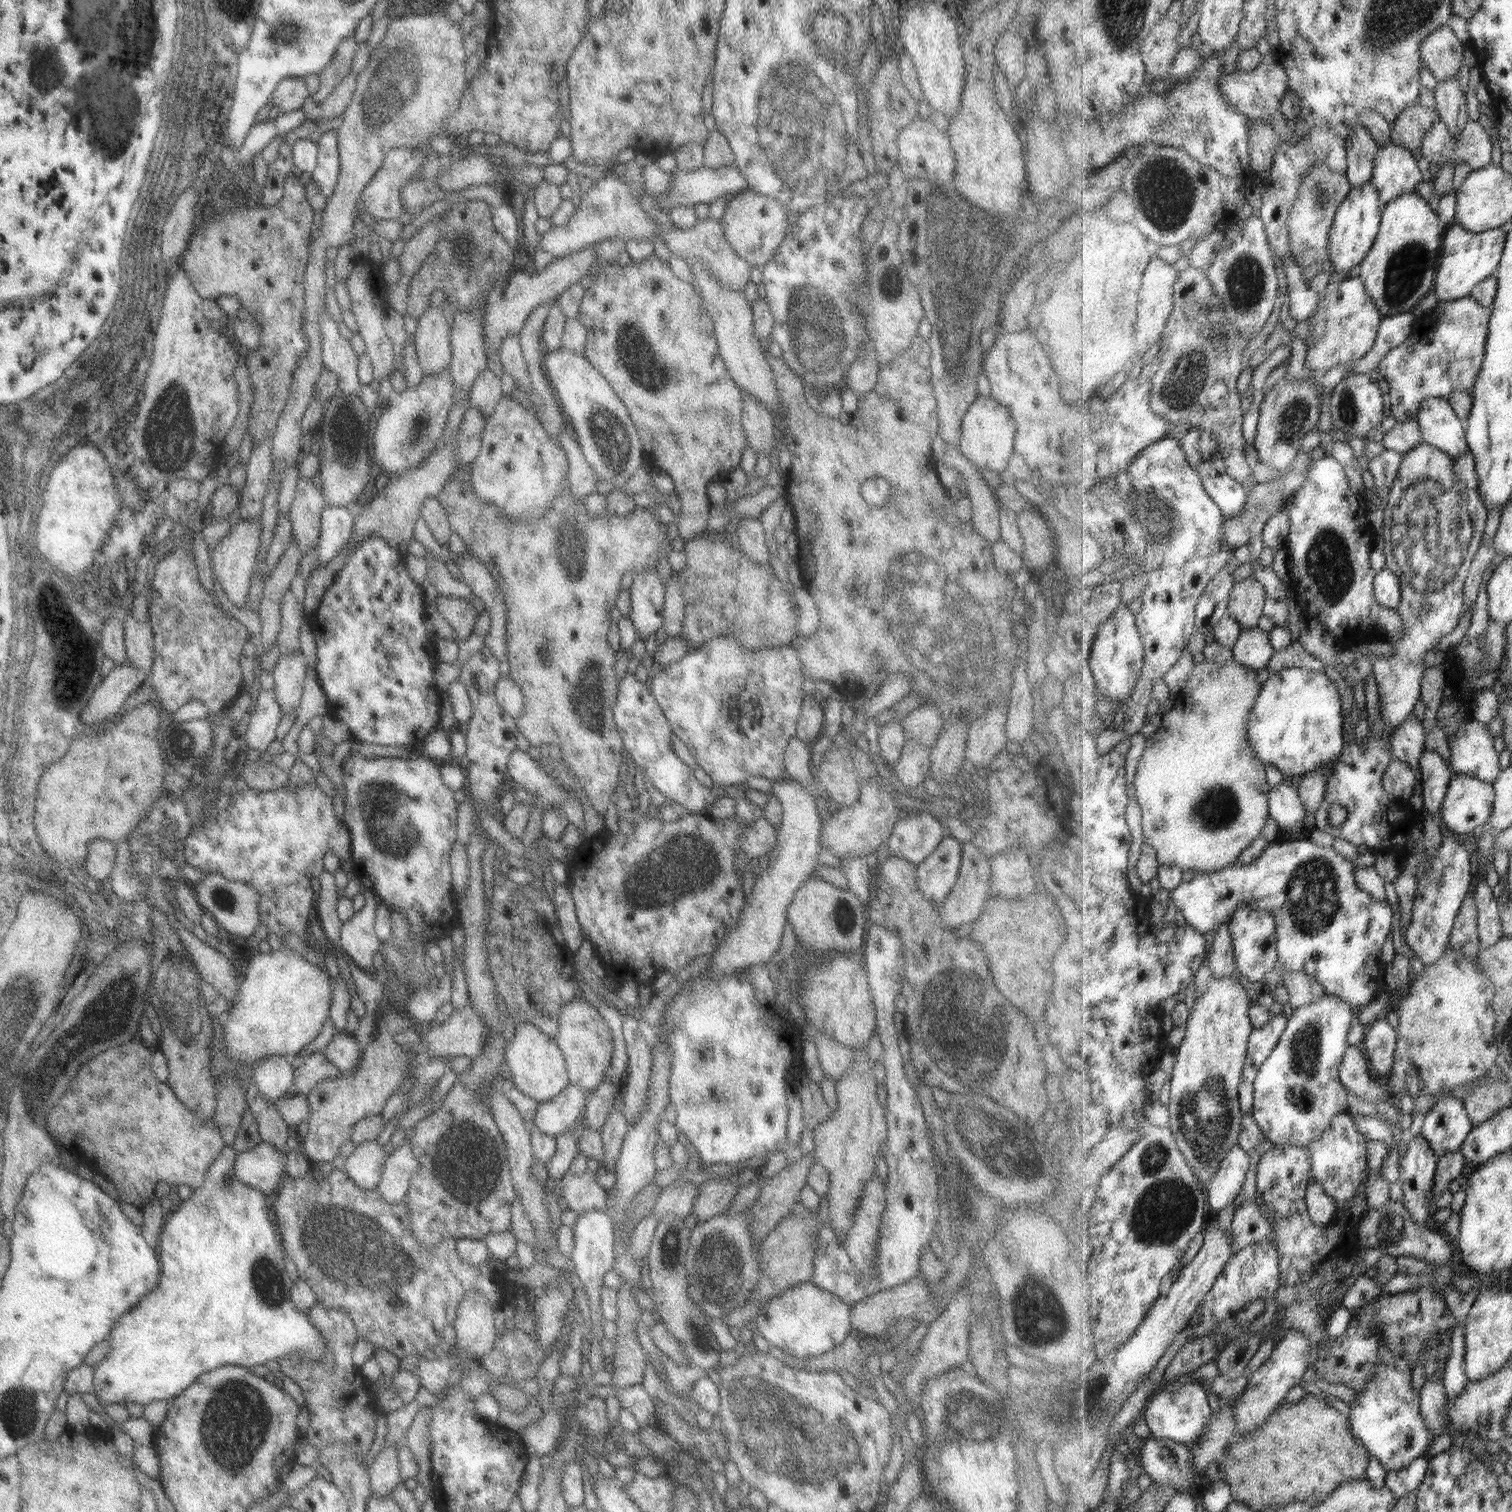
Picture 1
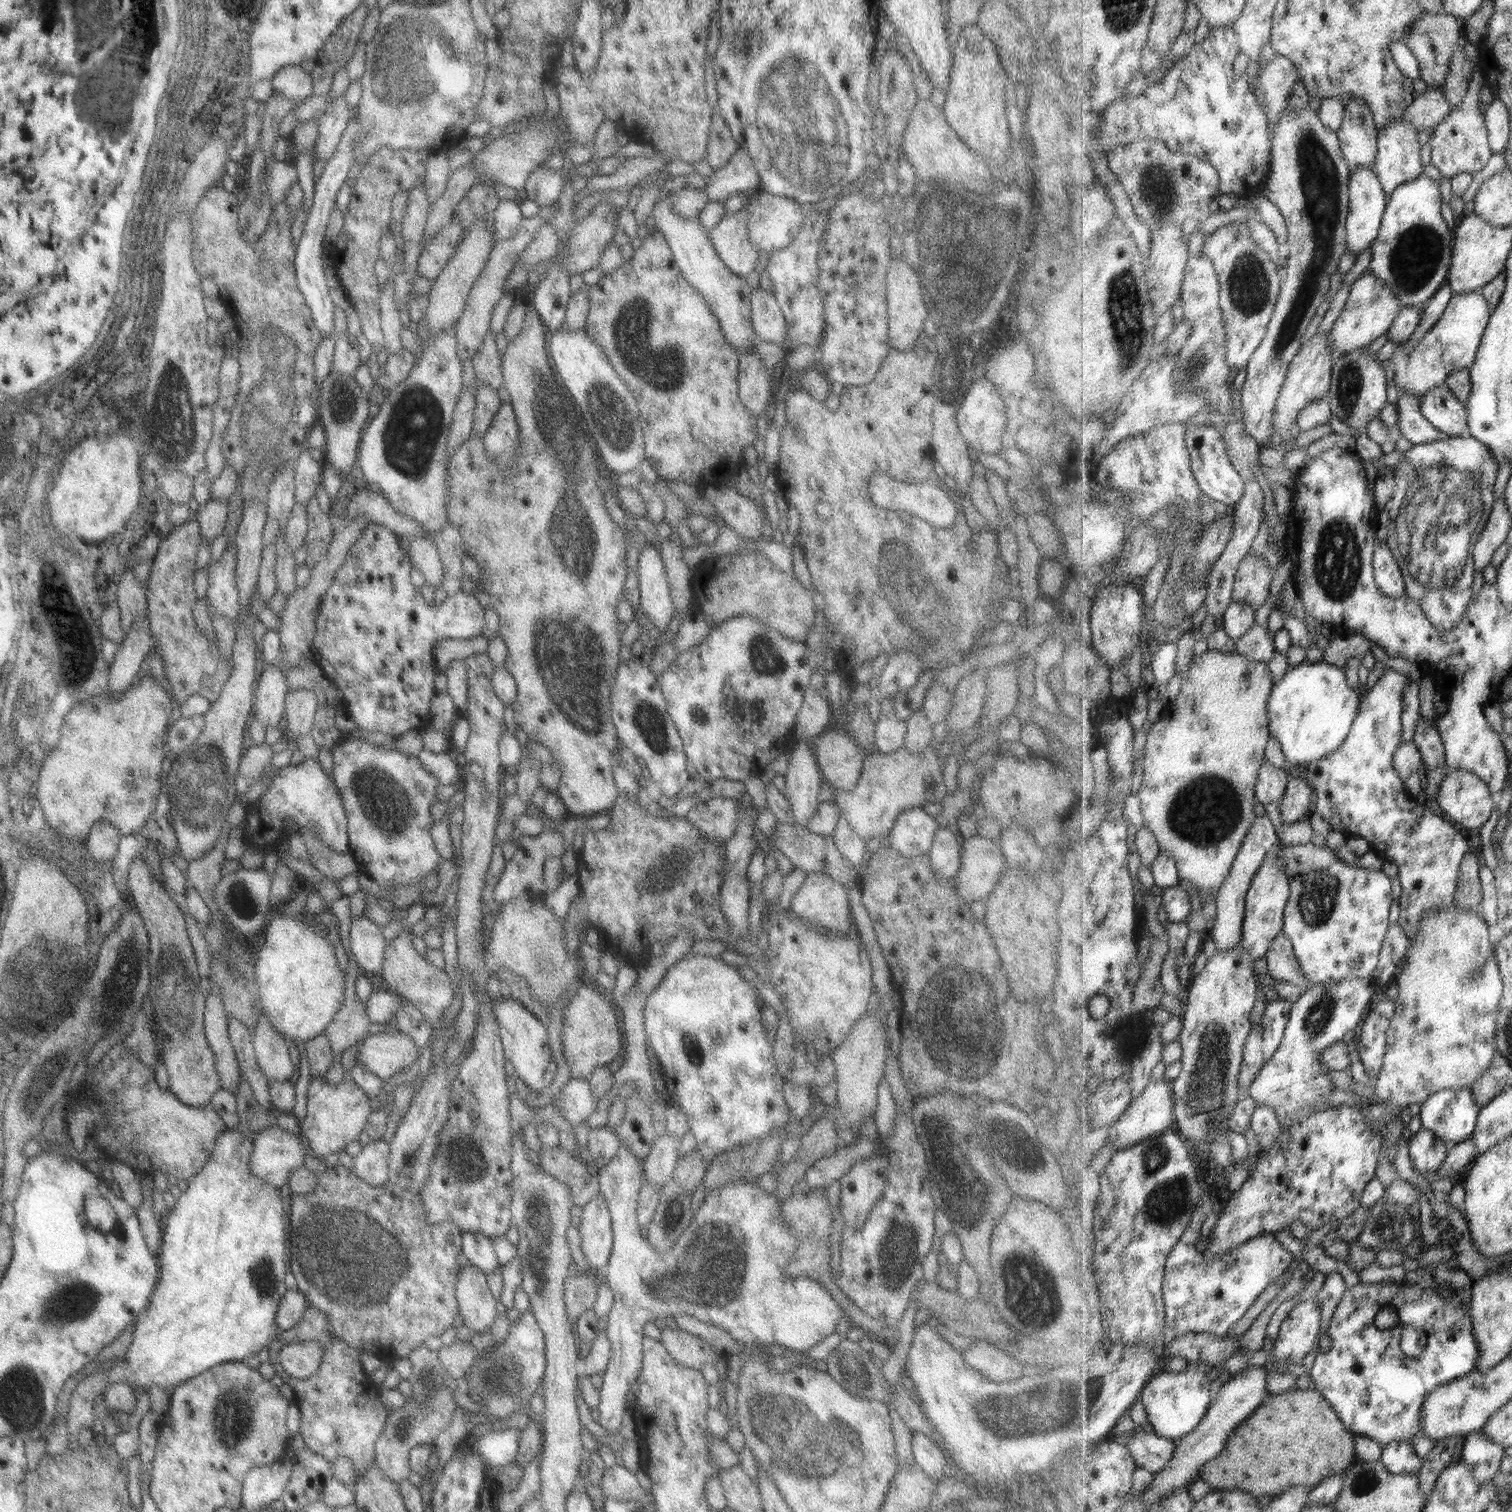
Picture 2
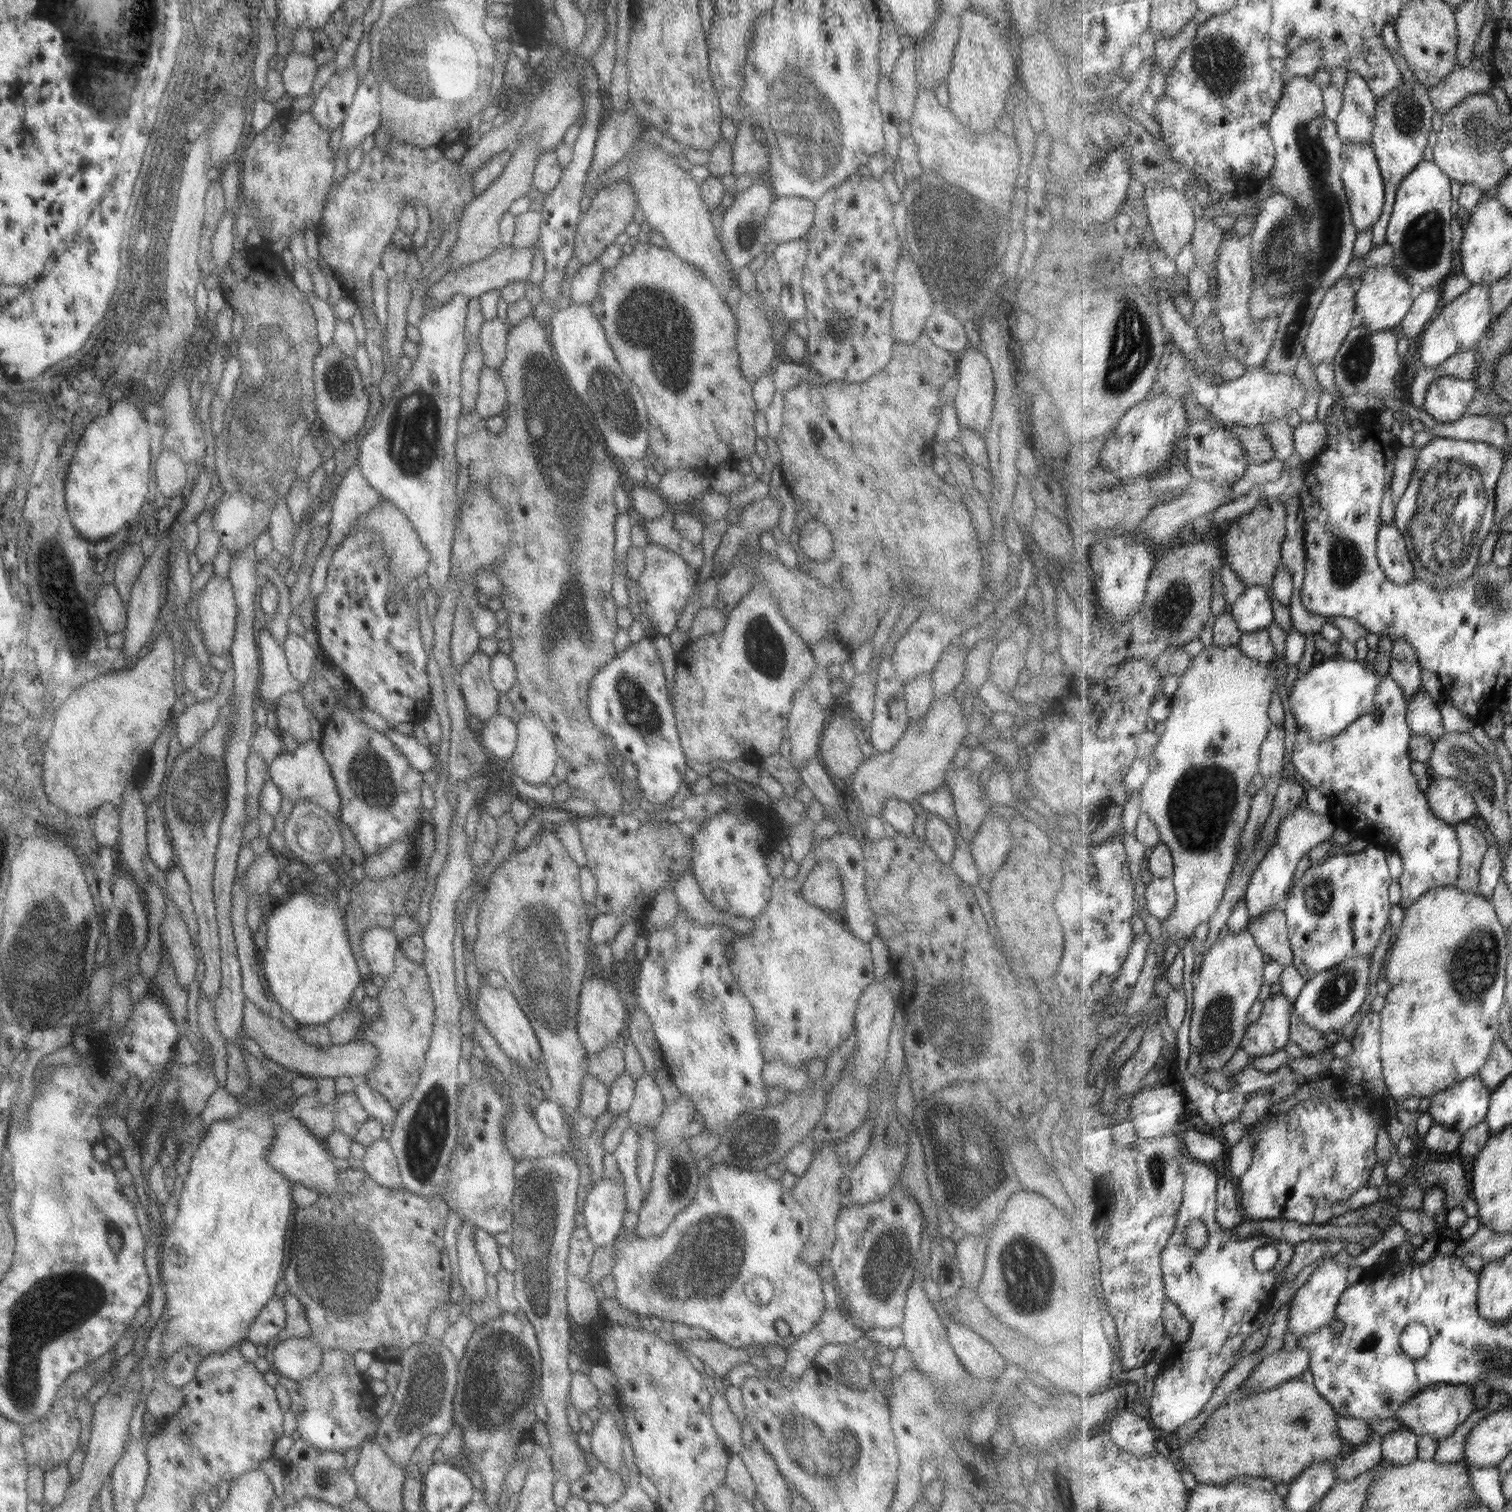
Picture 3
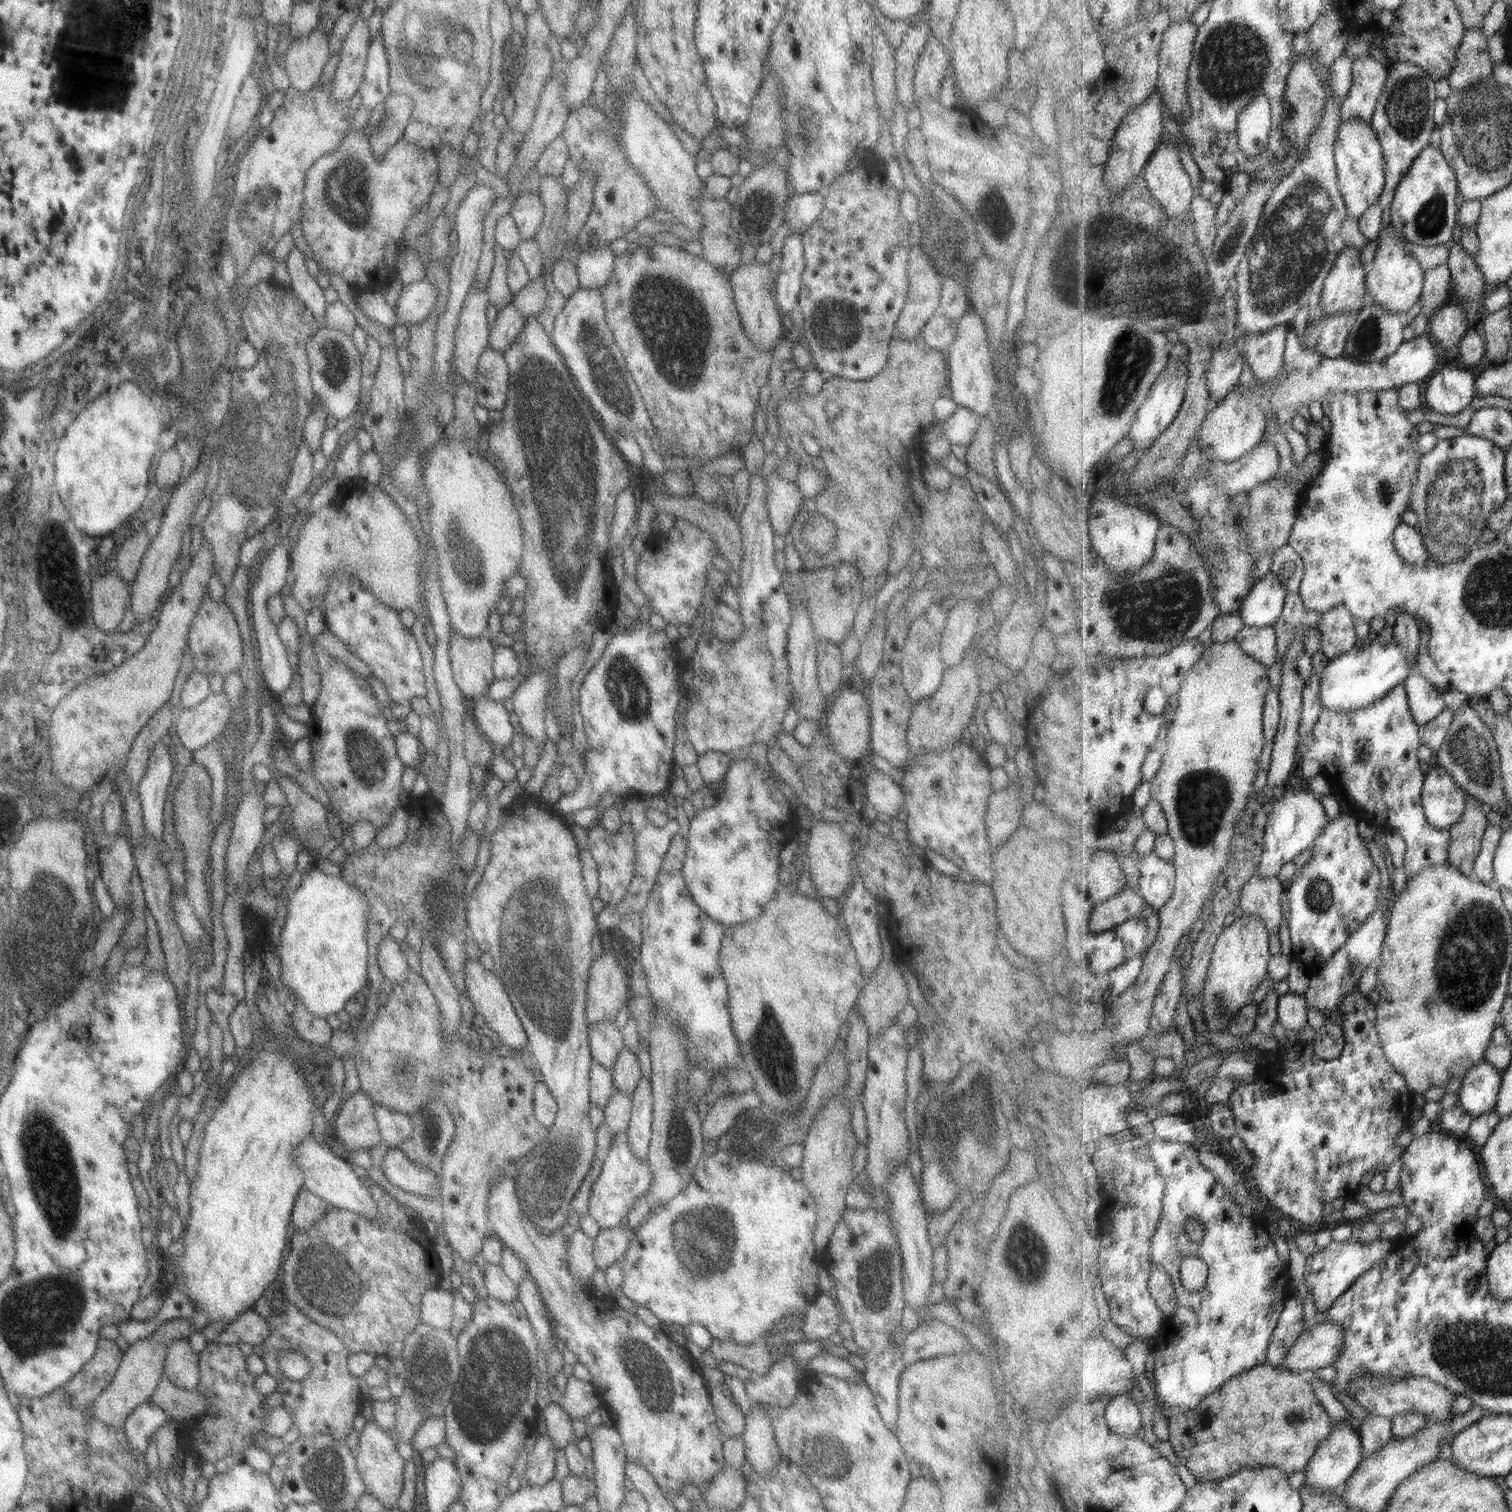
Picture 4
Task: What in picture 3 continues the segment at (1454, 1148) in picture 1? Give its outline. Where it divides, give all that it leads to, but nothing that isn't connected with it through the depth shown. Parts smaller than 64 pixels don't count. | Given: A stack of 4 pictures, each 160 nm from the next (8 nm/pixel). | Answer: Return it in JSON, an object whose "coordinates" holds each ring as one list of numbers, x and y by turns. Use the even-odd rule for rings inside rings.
{"coordinates":[[1479,1076,1456,1083,1430,1098,1428,1109,1433,1124,1467,1132,1485,1121,1493,1091]]}

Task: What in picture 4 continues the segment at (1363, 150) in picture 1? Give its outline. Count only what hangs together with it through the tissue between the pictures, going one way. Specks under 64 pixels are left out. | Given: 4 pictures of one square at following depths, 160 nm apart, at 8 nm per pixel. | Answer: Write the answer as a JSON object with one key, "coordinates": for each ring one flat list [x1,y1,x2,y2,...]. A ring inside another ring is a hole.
{"coordinates":[[1372,52,1354,60,1353,87,1341,108,1342,123,1363,121,1372,125,1377,105,1385,90,1389,68,1372,57]]}

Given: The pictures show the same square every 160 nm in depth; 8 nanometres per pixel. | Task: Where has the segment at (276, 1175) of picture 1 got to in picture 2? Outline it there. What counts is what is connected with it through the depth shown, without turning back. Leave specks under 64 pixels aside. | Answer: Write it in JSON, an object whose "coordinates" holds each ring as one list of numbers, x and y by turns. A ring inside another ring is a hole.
{"coordinates":[[274,1125,260,1131,252,1140,248,1156,250,1173,279,1189,286,1184,289,1171,304,1164,302,1138,284,1132]]}

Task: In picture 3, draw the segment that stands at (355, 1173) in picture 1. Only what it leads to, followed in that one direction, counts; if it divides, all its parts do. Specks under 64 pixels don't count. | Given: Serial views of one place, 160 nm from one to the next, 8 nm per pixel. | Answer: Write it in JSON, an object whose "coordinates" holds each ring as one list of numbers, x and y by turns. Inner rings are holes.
{"coordinates":[[378,1139,366,1146,360,1161,361,1170,373,1183,389,1189,401,1188,396,1160,388,1140]]}

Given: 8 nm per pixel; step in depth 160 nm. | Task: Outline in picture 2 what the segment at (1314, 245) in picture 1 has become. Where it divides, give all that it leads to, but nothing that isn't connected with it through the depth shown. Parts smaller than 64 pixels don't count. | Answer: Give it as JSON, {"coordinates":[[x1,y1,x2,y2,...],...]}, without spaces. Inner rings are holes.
{"coordinates":[[1309,105,1299,111,1283,111,1272,134,1272,171,1265,186,1265,196,1280,208,1287,221,1288,255,1275,312,1261,346,1245,368,1246,381,1240,391,1246,432,1261,447,1267,440,1275,443,1275,405,1286,383,1287,372,1300,351,1303,334,1327,297,1331,288,1329,278,1339,270,1341,256,1348,252,1347,220,1352,175,1338,134,1327,129]]}

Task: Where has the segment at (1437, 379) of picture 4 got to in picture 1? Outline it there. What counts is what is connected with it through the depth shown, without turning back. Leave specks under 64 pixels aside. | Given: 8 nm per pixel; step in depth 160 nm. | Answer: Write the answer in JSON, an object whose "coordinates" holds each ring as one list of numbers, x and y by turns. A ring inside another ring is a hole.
{"coordinates":[[1427,398,1416,417,1422,430,1423,442,1458,458,1470,448,1466,441,1467,425,1459,418,1447,398]]}

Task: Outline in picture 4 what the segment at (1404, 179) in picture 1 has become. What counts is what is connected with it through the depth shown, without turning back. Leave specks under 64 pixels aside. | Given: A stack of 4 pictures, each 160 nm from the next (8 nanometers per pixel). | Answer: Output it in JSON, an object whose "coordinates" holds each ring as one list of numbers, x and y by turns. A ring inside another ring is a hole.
{"coordinates":[[1394,62,1389,68,1385,90,1372,119,1373,129,1383,146,1386,164,1385,186,1377,202,1381,211,1392,206,1399,184,1410,172,1421,151,1429,147,1429,138,1436,128,1433,120,1433,108,1437,102,1435,82,1424,68,1410,62]]}

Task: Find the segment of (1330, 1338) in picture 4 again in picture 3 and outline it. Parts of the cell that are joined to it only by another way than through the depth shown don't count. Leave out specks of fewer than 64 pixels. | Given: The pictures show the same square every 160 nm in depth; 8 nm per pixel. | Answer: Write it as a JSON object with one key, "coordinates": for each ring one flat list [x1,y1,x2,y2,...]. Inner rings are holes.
{"coordinates":[[1297,1345,1289,1352,1280,1349,1267,1354,1241,1387,1248,1394,1267,1392,1290,1379,1298,1378,1309,1368,1310,1354,1306,1348]]}

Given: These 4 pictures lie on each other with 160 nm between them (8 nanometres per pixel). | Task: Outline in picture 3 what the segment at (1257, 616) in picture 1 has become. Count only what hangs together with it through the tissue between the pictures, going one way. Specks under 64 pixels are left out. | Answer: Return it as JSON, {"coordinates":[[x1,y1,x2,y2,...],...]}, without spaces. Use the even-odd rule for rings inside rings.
{"coordinates":[[1269,498,1264,502,1259,502,1251,512,1230,521,1229,526,1225,538,1227,564,1233,572,1237,573,1246,588,1265,586,1265,590,1269,591,1269,595,1271,595,1274,623,1288,633,1291,630,1287,626,1287,620,1290,620,1290,609,1275,599,1271,588,1275,574,1282,562,1282,544,1286,540,1288,531,1288,510,1281,503,1277,503,1275,498]]}

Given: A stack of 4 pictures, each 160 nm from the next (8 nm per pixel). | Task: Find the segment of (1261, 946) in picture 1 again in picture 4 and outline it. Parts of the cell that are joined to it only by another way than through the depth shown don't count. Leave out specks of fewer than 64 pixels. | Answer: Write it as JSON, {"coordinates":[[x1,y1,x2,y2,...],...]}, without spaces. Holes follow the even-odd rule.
{"coordinates":[[1287,786,1286,793,1281,800,1277,800,1273,805,1273,810,1267,816,1265,823,1265,842,1263,846,1263,855,1258,866,1258,871,1262,878,1274,878,1283,864,1295,860,1301,852,1315,846,1316,840,1324,833,1330,820,1325,814,1325,808,1321,800,1317,799,1309,791,1295,791]]}

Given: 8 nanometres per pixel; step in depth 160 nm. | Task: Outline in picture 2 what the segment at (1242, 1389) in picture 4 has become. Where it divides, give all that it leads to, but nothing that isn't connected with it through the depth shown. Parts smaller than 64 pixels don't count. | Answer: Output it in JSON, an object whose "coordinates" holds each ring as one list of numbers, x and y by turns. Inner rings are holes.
{"coordinates":[[1295,1387,1269,1395,1259,1408,1235,1429,1230,1440,1231,1442,1227,1442,1227,1450,1224,1448,1215,1460,1204,1466,1201,1478,1211,1489,1231,1492,1246,1490,1256,1498,1274,1498,1293,1486,1316,1487,1326,1478,1346,1473,1346,1470,1358,1461,1355,1434,1347,1430,1338,1411,1331,1406,1324,1394,1313,1387,1304,1390]]}

